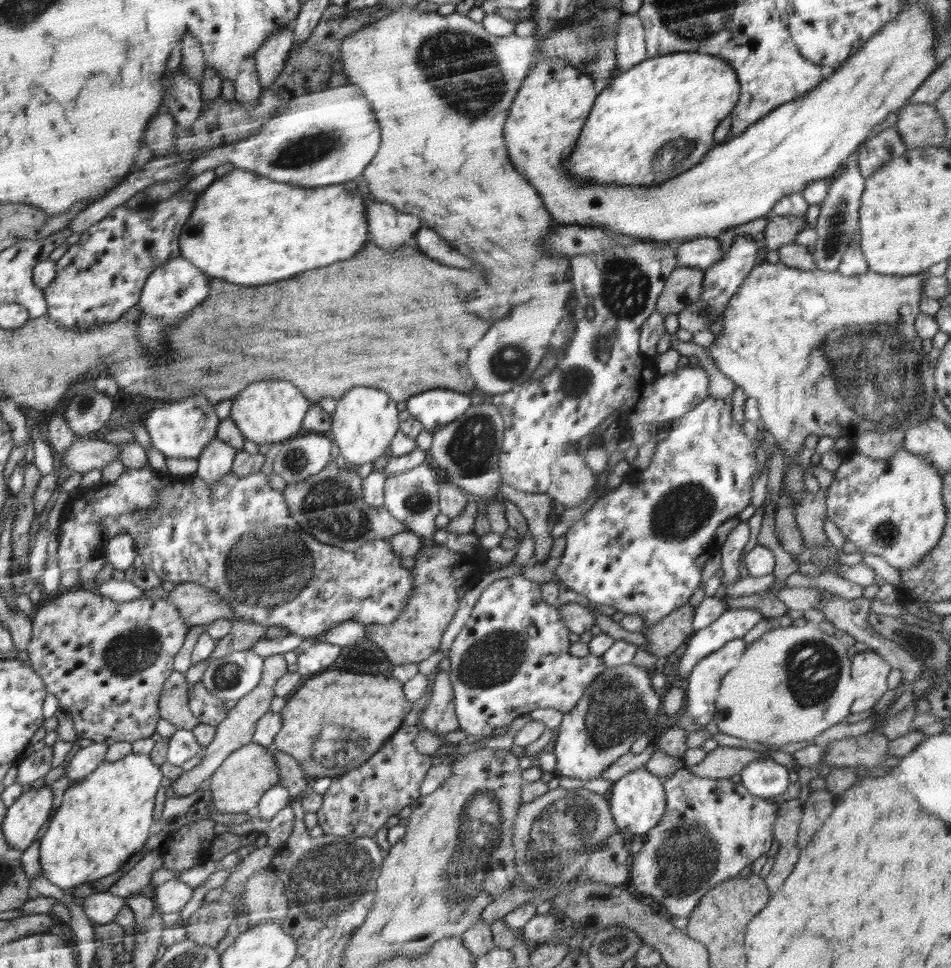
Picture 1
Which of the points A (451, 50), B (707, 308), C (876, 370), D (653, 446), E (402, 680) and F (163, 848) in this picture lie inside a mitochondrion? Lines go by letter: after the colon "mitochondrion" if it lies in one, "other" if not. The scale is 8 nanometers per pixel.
A: mitochondrion
B: mitochondrion
C: mitochondrion
D: other
E: other
F: other

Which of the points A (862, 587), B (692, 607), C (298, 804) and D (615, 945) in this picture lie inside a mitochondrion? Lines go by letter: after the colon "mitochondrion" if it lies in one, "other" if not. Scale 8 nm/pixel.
A: other
B: other
C: other
D: mitochondrion

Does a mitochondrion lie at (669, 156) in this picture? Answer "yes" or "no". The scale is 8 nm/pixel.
yes

